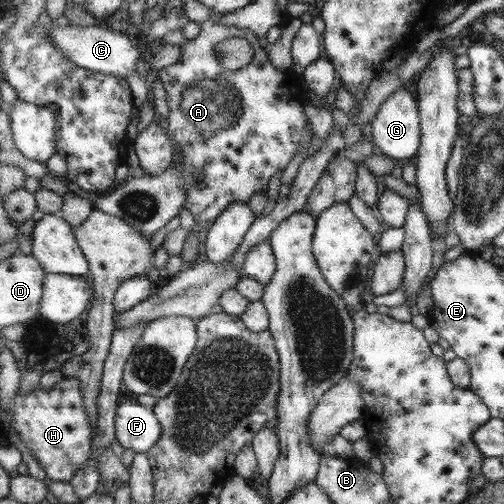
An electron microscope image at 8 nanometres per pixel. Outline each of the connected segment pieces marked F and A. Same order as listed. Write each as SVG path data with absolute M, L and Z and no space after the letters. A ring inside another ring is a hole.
M133 397L121 398L115 418L117 441L135 453L146 453L163 434L155 408L143 406Z
M211 18L200 24L200 33L196 38L188 40L188 42L181 48L181 54L182 56L177 63L161 69L158 74L166 91L166 101L168 109L170 110L170 116L167 119L167 130L169 134L173 136L173 139L178 142L183 152L183 158L181 159L181 170L183 171L184 184L188 189L186 208L189 210L190 214L196 218L197 223L205 224L205 222L214 222L216 218L221 216L221 213L225 212L229 206L235 203L235 201L250 201L255 194L266 190L267 184L271 182L271 176L275 176L279 170L285 170L285 168L289 166L289 162L295 158L295 154L297 154L297 150L299 150L299 144L301 144L301 142L304 140L303 134L305 134L307 126L309 126L308 131L311 136L314 133L312 132L311 126L308 123L307 114L305 114L305 108L303 108L305 102L307 102L305 97L305 82L303 78L300 76L297 70L281 71L278 67L275 67L274 64L271 63L270 56L266 52L265 48L259 44L259 36L251 29L220 25L217 23L217 21L215 21L215 19ZM236 37L247 39L254 48L256 54L254 55L252 64L249 64L242 70L232 72L231 70L222 68L219 60L215 61L214 50L215 45L219 44L221 40L227 40ZM201 171L203 171L205 174L204 182L206 187L203 190L197 188L197 184L195 184L195 175Z

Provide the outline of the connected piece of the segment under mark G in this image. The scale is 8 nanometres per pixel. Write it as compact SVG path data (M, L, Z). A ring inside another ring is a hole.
M404 86L391 95L381 106L380 112L371 123L368 133L383 155L397 160L417 157L422 142L422 119L420 118L419 102Z

